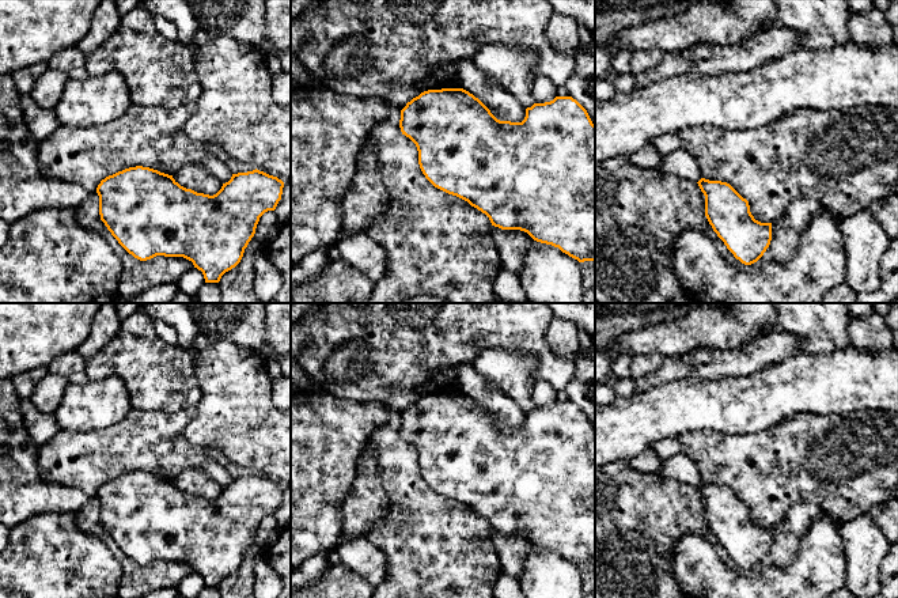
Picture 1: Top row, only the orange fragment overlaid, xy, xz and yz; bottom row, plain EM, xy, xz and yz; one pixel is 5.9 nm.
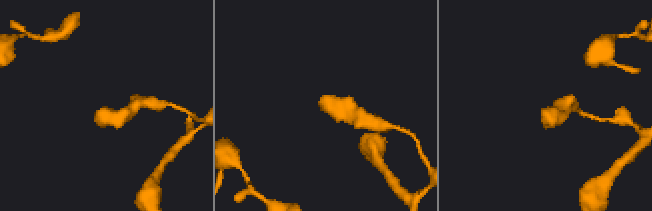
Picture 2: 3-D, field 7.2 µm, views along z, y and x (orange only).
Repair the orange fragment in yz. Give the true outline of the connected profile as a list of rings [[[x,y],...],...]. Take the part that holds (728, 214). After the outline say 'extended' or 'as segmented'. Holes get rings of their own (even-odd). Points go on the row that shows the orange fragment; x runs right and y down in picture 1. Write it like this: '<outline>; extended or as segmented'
[[[701,178],[705,216],[727,249],[744,265],[757,262],[772,241],[772,223],[754,219],[750,205],[730,183]]]; as segmented

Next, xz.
[[[463,88],[428,90],[408,102],[401,110],[399,128],[402,135],[416,144],[420,169],[435,188],[467,201],[485,213],[495,227],[524,231],[534,241],[558,247],[579,262],[595,261],[595,125],[576,99],[556,96],[550,102],[534,103],[526,109],[526,117],[522,122],[511,122],[497,120],[478,98]]]; as segmented

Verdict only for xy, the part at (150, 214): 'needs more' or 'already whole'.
already whole

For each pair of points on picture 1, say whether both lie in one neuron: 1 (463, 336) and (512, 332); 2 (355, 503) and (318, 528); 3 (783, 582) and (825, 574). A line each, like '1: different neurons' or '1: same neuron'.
1: same neuron
2: different neurons
3: same neuron

